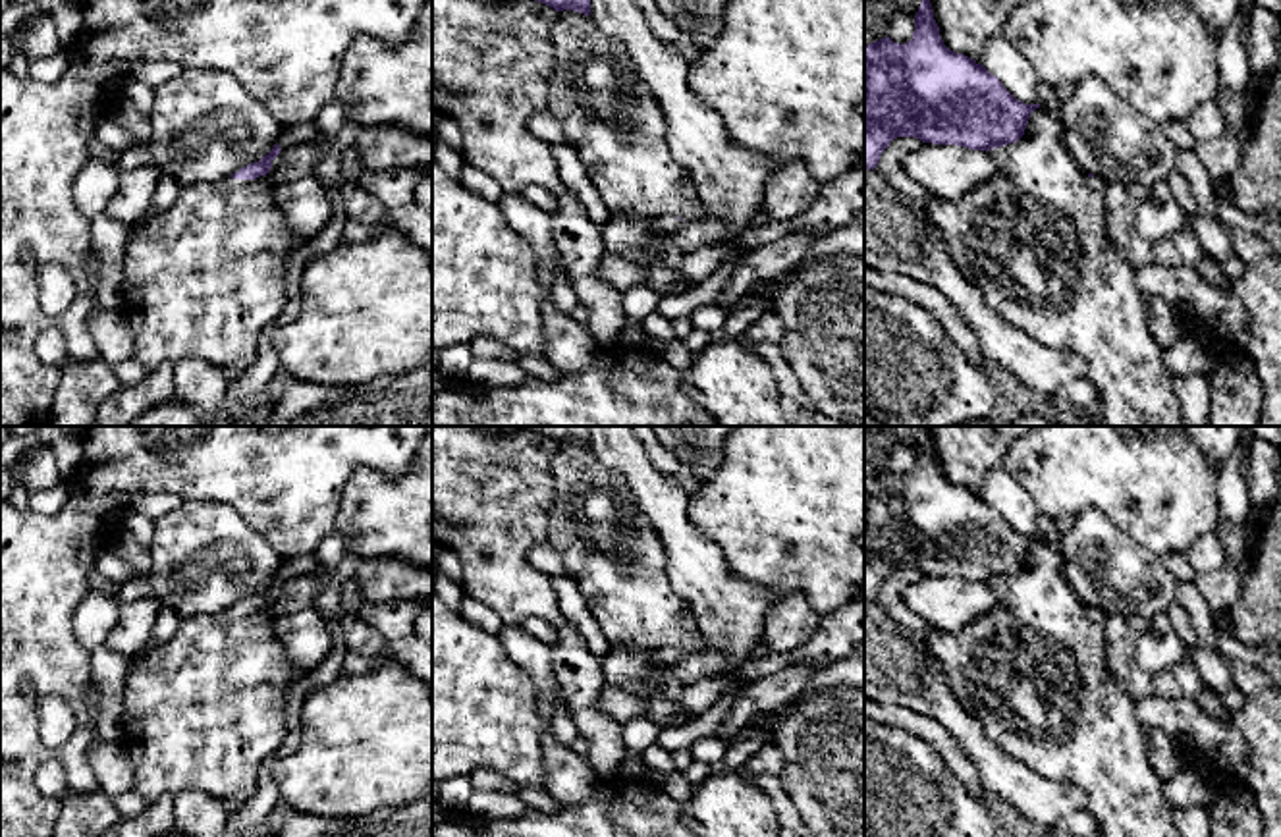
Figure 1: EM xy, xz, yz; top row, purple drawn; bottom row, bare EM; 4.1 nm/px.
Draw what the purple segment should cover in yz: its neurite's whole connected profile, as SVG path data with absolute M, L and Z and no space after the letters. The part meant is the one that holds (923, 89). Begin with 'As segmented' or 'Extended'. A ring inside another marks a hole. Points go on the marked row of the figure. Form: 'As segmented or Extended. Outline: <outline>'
As segmented. Outline: M930 0L920 2L909 42L886 37L864 44L864 170L874 170L897 137L986 152L1017 143L1036 108L1017 100L982 64L943 44Z

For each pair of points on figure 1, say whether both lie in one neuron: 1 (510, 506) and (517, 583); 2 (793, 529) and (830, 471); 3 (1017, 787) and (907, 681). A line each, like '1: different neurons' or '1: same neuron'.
1: same neuron
2: same neuron
3: same neuron

